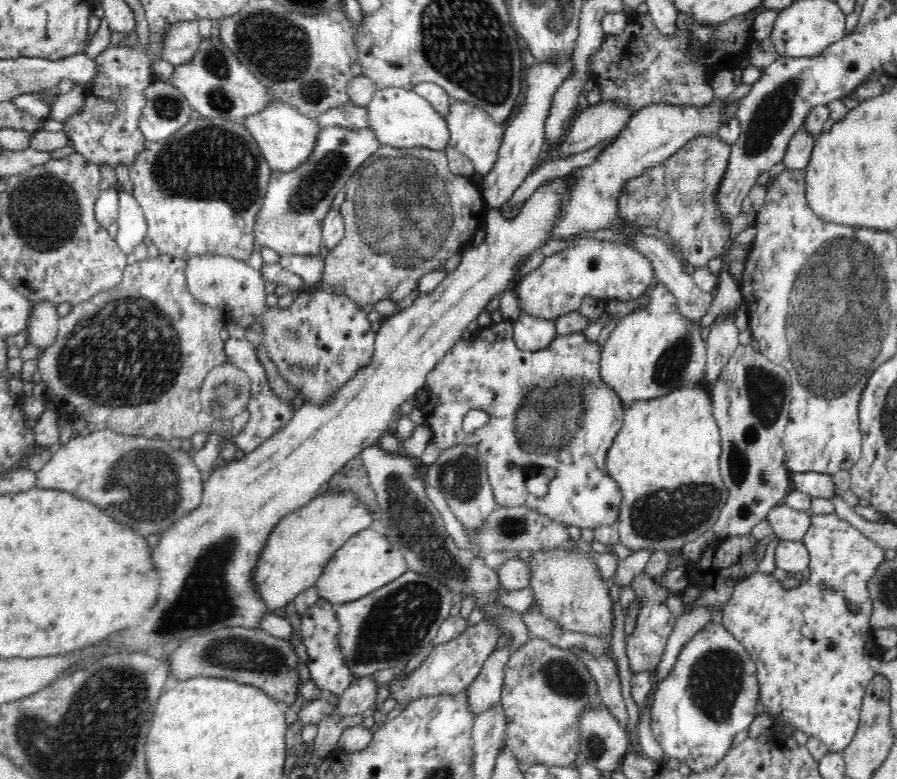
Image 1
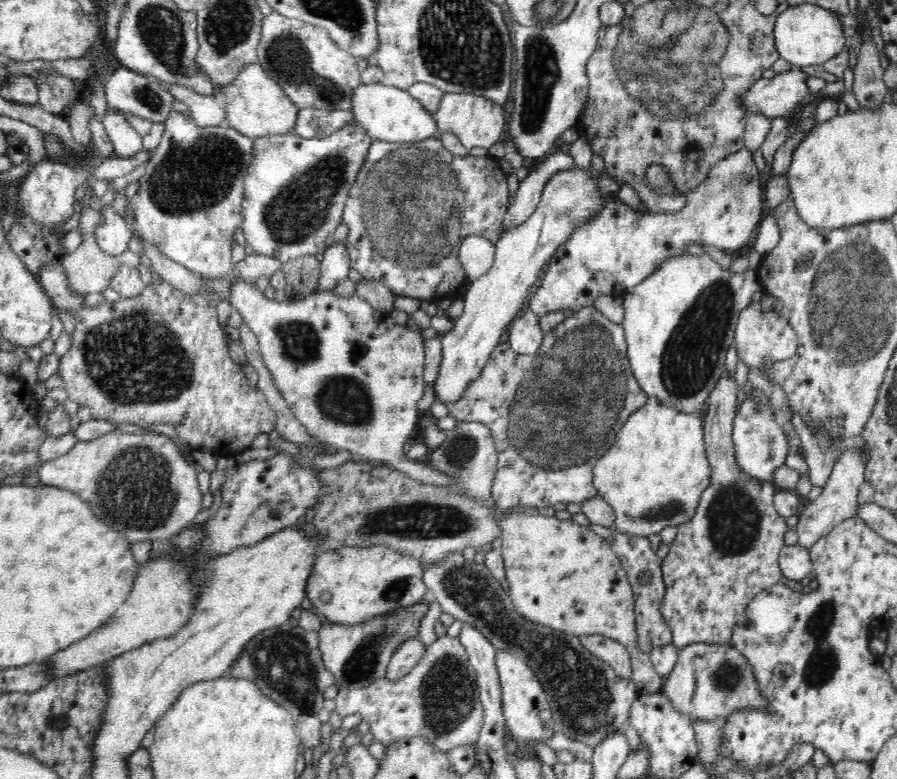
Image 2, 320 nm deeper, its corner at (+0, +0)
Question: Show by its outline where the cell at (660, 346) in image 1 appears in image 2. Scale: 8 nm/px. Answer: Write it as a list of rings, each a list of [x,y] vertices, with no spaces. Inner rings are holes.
[[[687,251],[680,253],[678,256],[670,257],[663,265],[660,265],[654,273],[650,274],[642,282],[626,291],[624,297],[624,318],[621,325],[624,329],[624,337],[626,337],[627,350],[625,356],[627,362],[630,360],[630,370],[632,376],[636,377],[638,385],[646,392],[649,397],[656,397],[662,403],[674,407],[676,410],[692,413],[703,413],[707,406],[708,396],[716,388],[716,384],[720,380],[722,372],[725,370],[726,352],[734,343],[736,327],[738,326],[739,314],[746,309],[752,302],[752,294],[760,288],[760,281],[756,275],[755,269],[748,269],[743,273],[732,272],[724,269],[716,260],[713,260],[707,252],[702,255],[689,254]]]

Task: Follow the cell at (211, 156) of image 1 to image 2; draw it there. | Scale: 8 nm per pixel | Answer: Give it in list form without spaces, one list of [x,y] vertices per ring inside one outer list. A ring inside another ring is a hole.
[[[172,110],[169,117],[165,120],[165,133],[163,134],[158,147],[151,154],[151,160],[146,164],[146,173],[138,179],[139,189],[132,198],[128,199],[129,210],[131,210],[134,222],[132,233],[137,237],[137,240],[145,241],[147,244],[155,246],[162,252],[162,254],[164,254],[164,256],[167,256],[170,260],[190,269],[200,277],[213,281],[214,279],[229,276],[231,268],[233,267],[231,253],[232,245],[236,243],[234,240],[234,231],[238,227],[241,228],[243,221],[241,206],[244,204],[245,174],[248,173],[250,166],[252,166],[253,158],[253,139],[250,137],[243,135],[230,126],[198,126],[191,116],[184,116],[184,114]]]

